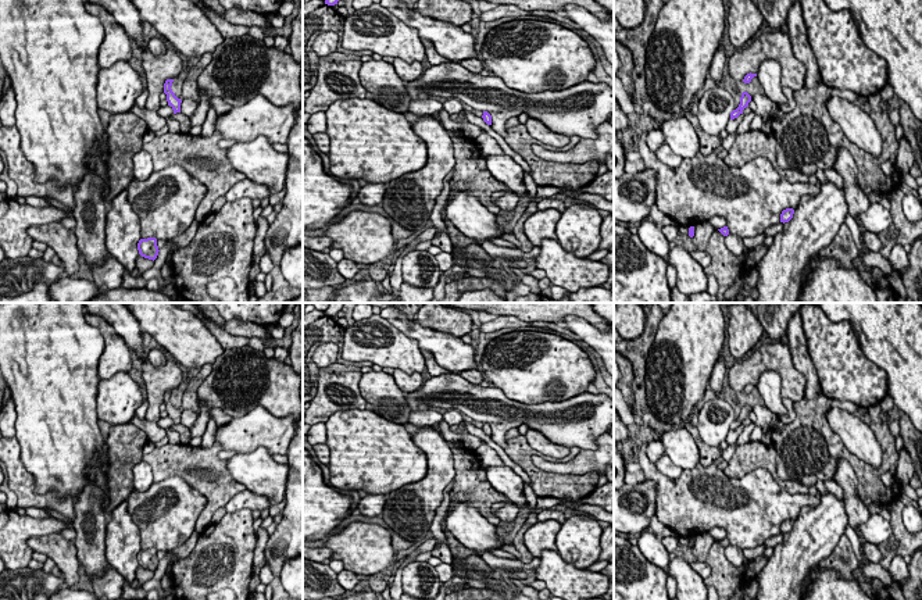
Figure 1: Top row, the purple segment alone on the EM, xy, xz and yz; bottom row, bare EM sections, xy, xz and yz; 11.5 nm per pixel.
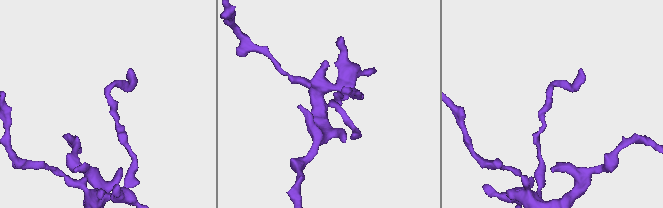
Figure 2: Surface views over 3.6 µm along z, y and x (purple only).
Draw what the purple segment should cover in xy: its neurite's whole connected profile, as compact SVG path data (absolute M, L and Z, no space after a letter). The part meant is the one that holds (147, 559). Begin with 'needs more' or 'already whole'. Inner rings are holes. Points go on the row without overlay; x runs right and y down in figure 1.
already whole; M156 549L140 550L137 554L139 565L149 571L156 571L158 567L158 557Z

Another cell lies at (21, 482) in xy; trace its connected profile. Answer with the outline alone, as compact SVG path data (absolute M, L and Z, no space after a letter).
M0 438L0 461L6 465L8 488L17 494L19 508L54 510L62 515L75 512L74 497L61 497L56 490L44 494L35 492L35 476L25 469L21 461L21 447L17 438Z

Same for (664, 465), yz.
M662 454L654 465L658 472L672 479L678 479L683 472L683 469L675 465L667 454Z

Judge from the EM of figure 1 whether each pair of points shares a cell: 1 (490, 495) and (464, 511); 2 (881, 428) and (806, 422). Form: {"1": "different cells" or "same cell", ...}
{"1": "different cells", "2": "same cell"}

